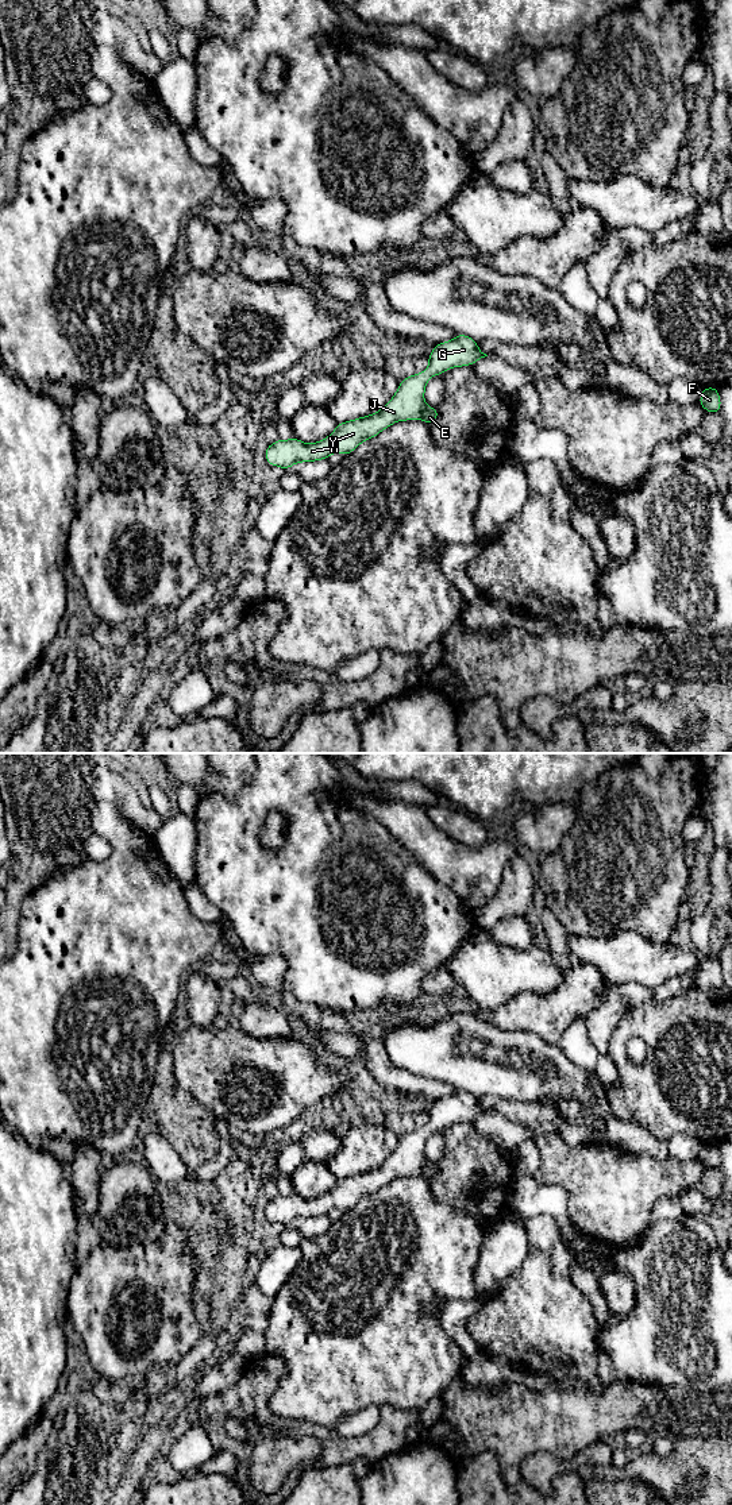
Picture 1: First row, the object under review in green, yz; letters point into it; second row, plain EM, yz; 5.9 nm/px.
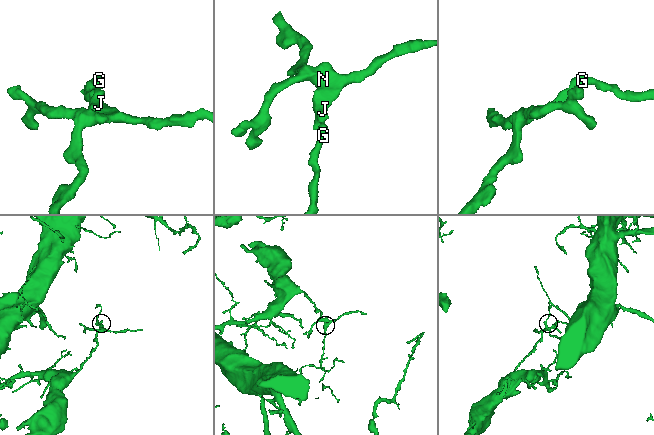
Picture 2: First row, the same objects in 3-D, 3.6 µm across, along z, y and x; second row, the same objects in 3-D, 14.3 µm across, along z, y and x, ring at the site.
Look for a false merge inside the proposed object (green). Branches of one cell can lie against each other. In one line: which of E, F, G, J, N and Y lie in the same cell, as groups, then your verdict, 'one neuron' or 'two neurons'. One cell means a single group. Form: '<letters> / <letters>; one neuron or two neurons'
E F G J N Y; one neuron

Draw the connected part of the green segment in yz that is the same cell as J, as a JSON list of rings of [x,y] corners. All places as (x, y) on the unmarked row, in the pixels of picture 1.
[[[458,1089],[452,1096],[436,1100],[428,1111],[427,1126],[402,1135],[396,1150],[378,1168],[336,1180],[328,1193],[313,1200],[294,1192],[289,1196],[278,1195],[267,1201],[265,1215],[270,1222],[288,1226],[294,1219],[328,1215],[334,1208],[346,1212],[397,1177],[423,1176],[432,1180],[439,1169],[438,1164],[428,1164],[424,1155],[428,1135],[452,1123],[471,1122],[485,1112],[488,1111],[478,1104],[474,1095]]]

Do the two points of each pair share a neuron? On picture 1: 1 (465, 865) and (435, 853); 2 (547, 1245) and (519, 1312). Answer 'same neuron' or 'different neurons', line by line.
1: same neuron
2: different neurons

